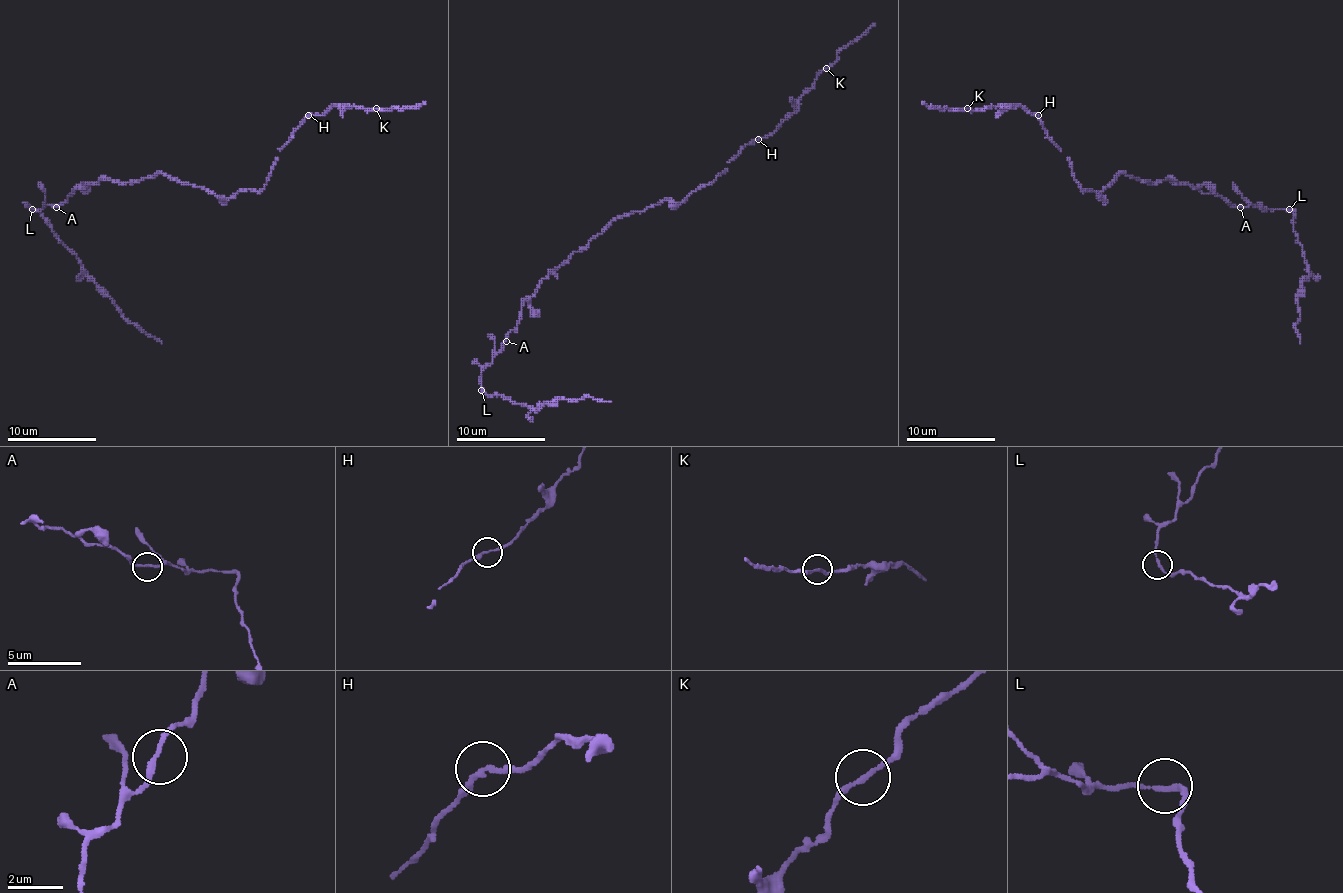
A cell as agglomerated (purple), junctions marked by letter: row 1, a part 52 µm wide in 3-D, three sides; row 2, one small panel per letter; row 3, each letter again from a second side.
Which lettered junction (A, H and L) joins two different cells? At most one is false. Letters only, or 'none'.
none

